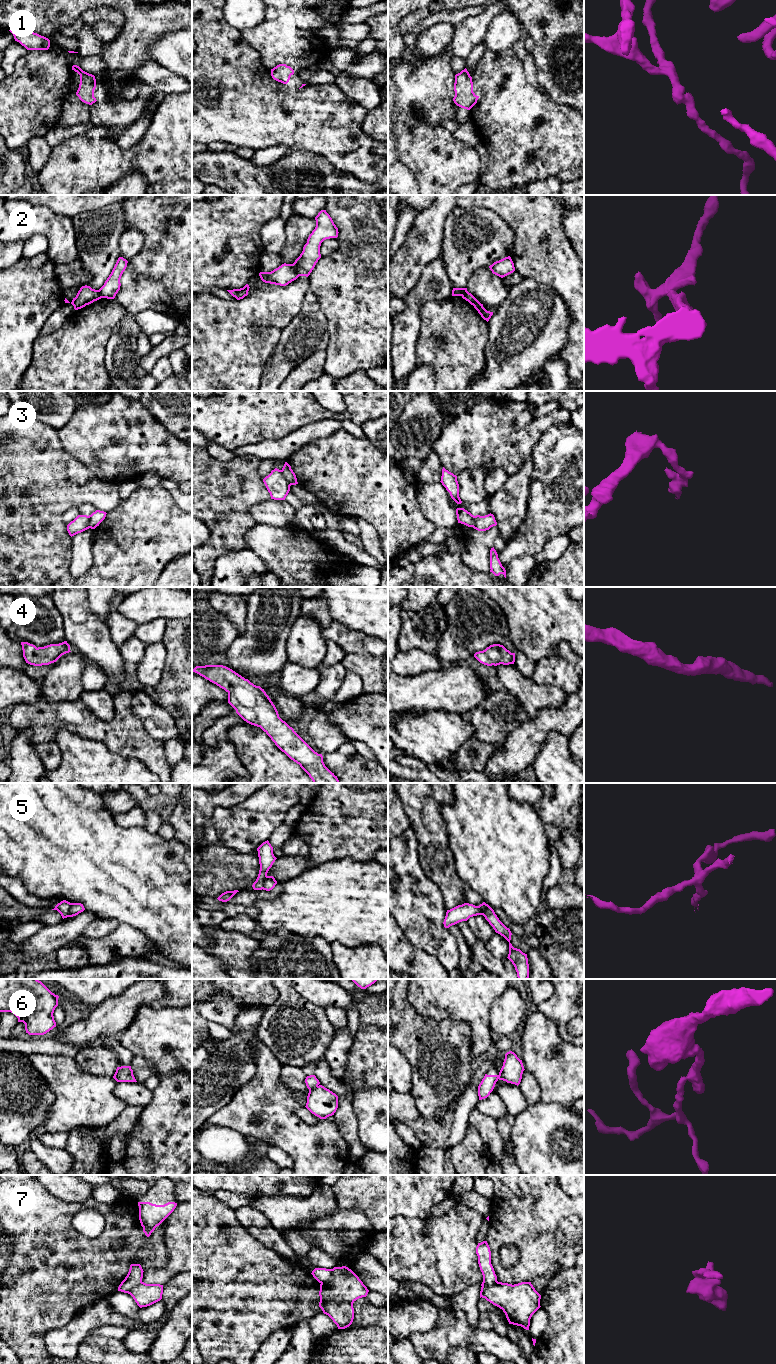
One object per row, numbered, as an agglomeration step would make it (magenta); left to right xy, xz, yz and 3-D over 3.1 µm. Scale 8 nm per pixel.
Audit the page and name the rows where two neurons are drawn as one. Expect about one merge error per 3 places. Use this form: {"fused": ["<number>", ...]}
{"fused": ["2", "3", "5", "6", "7"]}

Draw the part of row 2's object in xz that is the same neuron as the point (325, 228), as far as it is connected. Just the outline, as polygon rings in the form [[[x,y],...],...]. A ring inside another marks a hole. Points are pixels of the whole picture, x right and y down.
[[[321,210],[315,217],[316,227],[309,235],[300,256],[293,263],[300,276],[308,277],[321,258],[321,243],[330,238],[338,237],[338,228],[326,210]]]

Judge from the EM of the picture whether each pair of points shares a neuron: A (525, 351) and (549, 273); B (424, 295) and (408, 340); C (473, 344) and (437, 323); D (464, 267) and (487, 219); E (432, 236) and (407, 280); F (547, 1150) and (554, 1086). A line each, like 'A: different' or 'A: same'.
A: different
B: same
C: same
D: same
E: same
F: different

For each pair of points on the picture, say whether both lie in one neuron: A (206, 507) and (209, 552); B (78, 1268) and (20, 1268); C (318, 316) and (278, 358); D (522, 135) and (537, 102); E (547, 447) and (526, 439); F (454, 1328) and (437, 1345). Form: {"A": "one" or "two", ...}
{"A": "one", "B": "one", "C": "one", "D": "one", "E": "two", "F": "one"}

